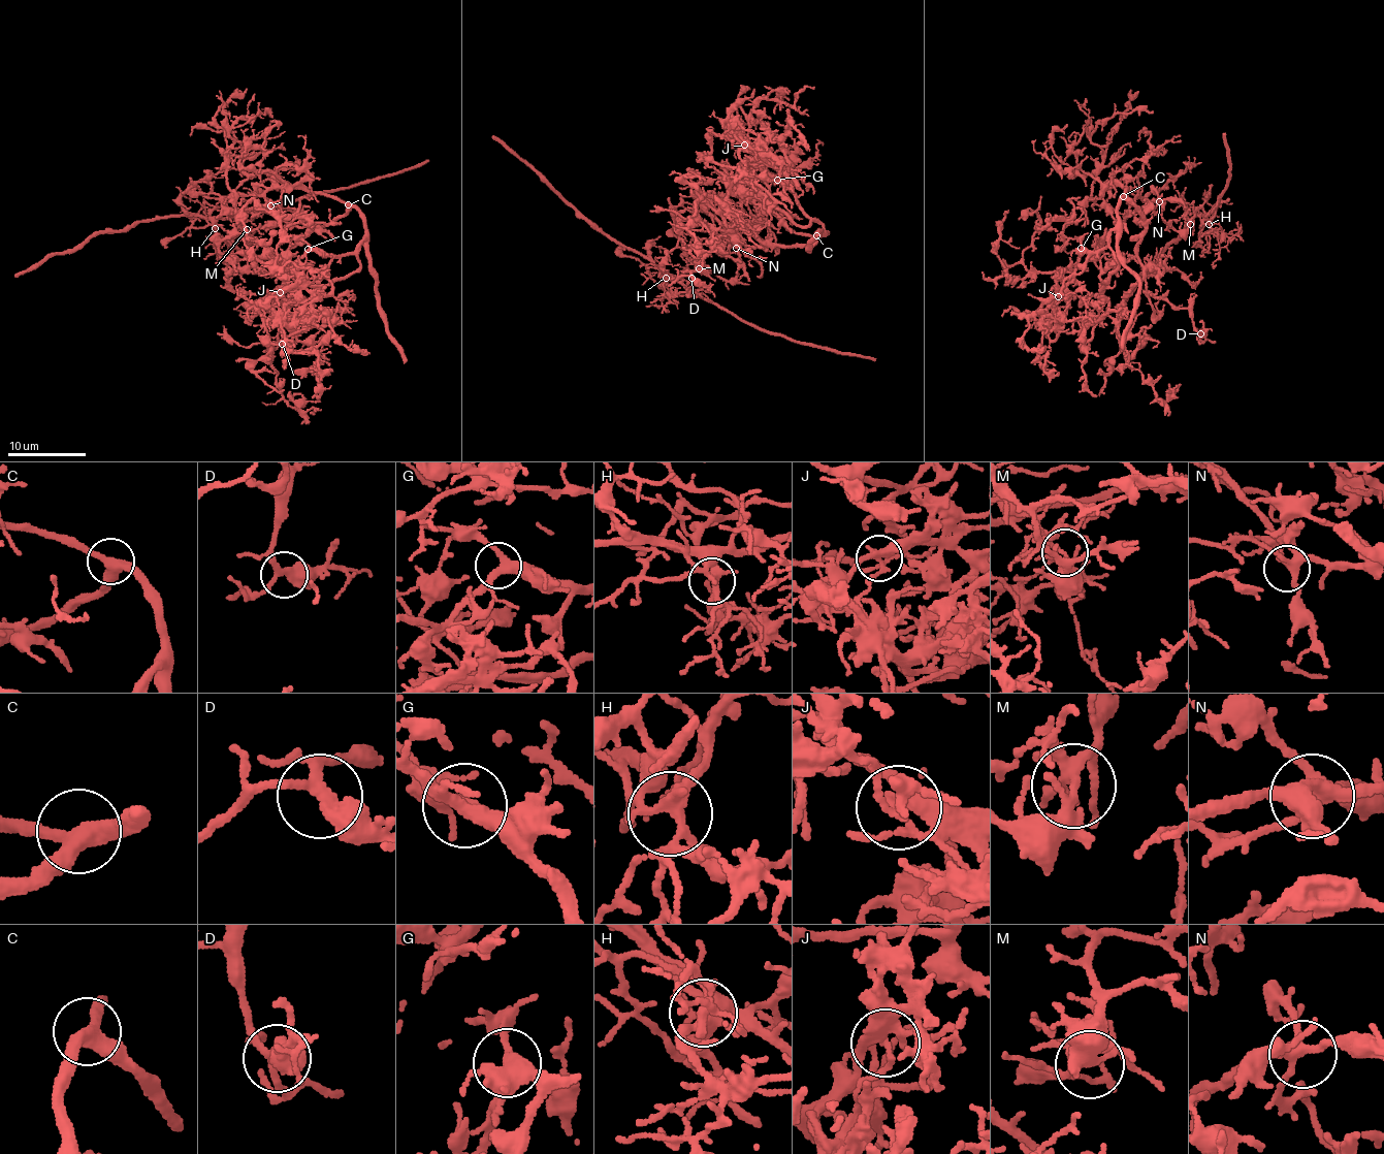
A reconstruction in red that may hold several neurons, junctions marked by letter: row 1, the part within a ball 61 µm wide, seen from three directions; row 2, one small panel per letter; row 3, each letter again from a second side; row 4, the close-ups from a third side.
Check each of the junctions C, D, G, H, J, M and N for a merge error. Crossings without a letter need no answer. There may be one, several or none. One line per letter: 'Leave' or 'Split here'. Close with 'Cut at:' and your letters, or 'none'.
C: Leave
D: Leave
G: Leave
H: Leave
J: Split here
M: Split here
N: Leave
Cut at: J, M

